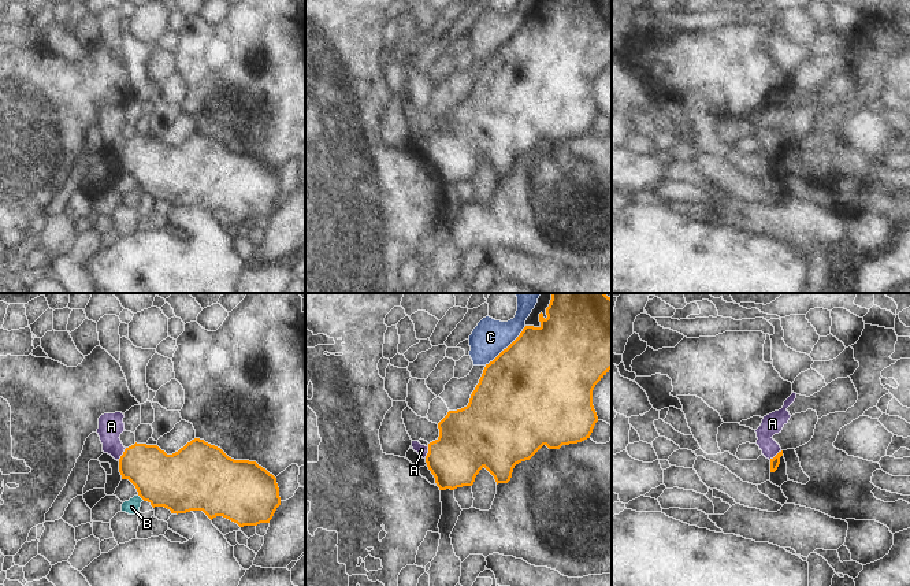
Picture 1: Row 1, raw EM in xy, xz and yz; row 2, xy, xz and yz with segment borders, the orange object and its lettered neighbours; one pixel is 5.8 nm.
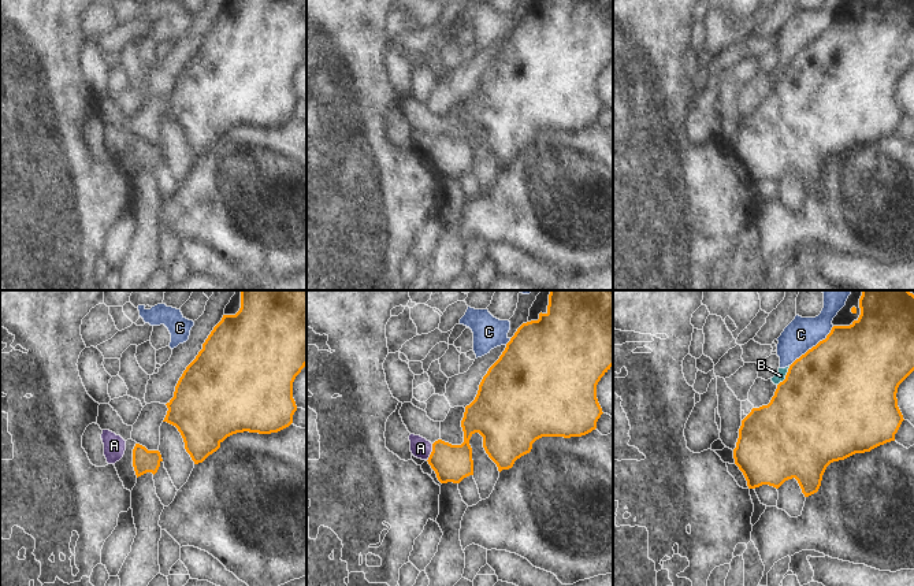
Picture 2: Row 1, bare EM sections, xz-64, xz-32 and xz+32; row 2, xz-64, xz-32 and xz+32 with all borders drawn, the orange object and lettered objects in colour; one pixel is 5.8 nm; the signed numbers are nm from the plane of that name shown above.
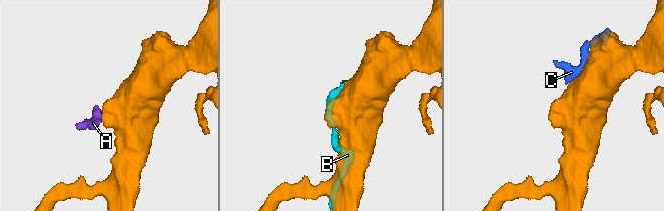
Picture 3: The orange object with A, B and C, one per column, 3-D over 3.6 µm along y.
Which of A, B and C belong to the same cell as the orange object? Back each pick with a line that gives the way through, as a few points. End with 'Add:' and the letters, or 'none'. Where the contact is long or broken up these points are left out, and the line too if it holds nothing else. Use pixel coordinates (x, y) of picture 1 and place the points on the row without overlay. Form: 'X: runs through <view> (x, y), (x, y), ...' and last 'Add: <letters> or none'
Add: none

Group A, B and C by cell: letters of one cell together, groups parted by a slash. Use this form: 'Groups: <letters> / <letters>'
Groups: A / B C.

